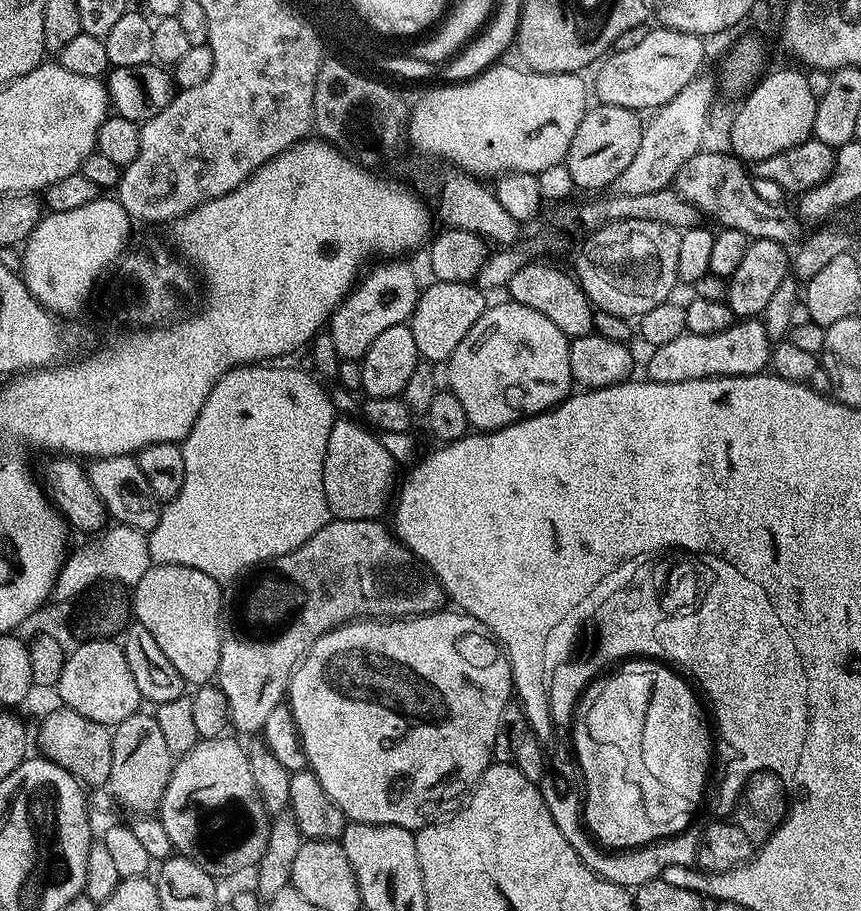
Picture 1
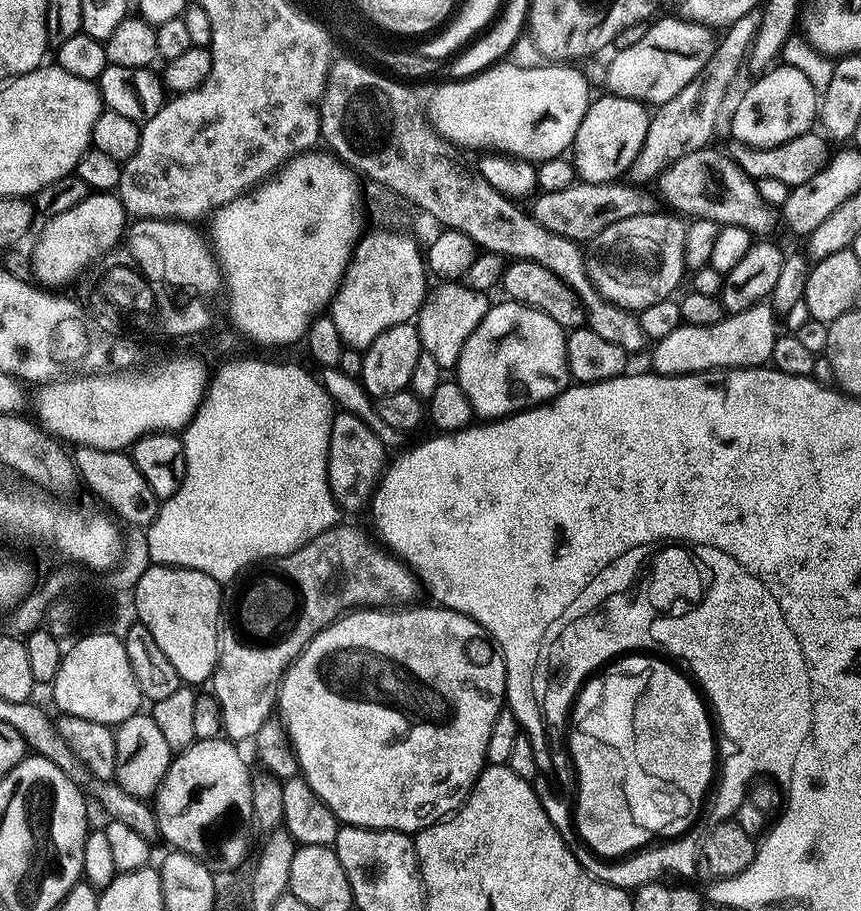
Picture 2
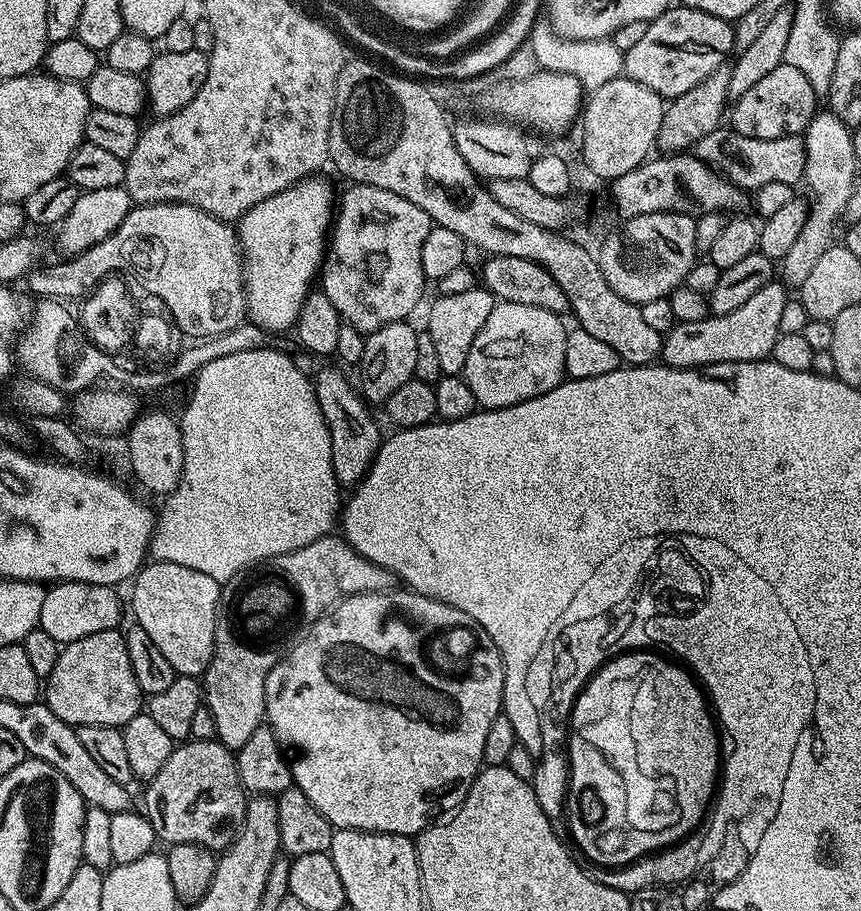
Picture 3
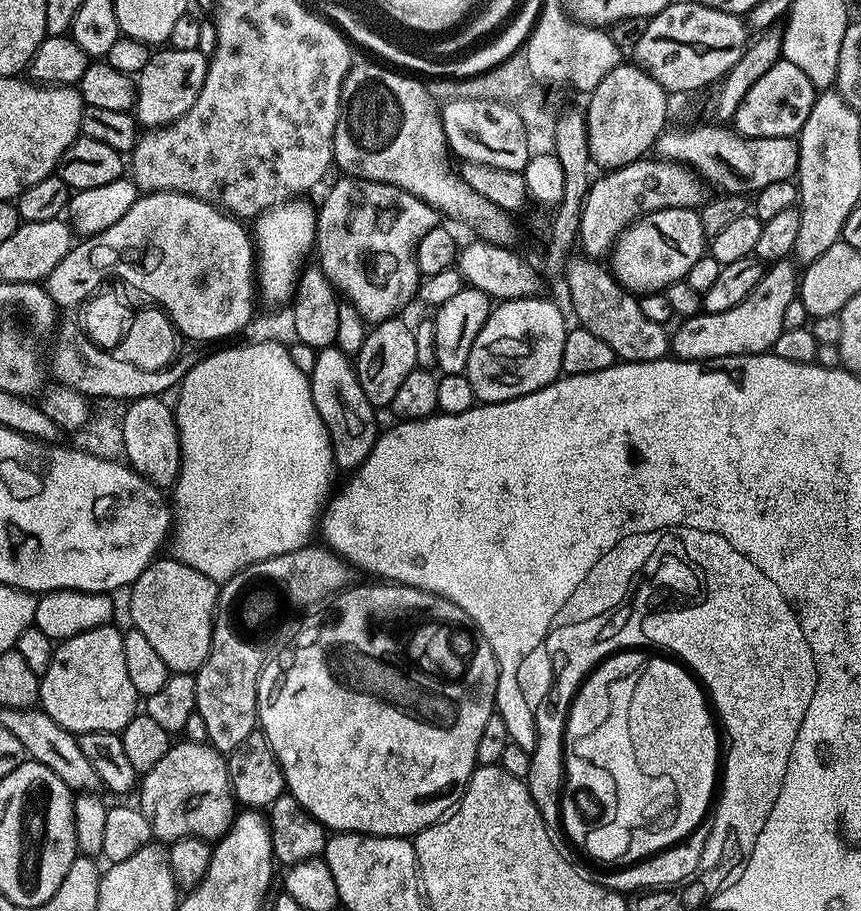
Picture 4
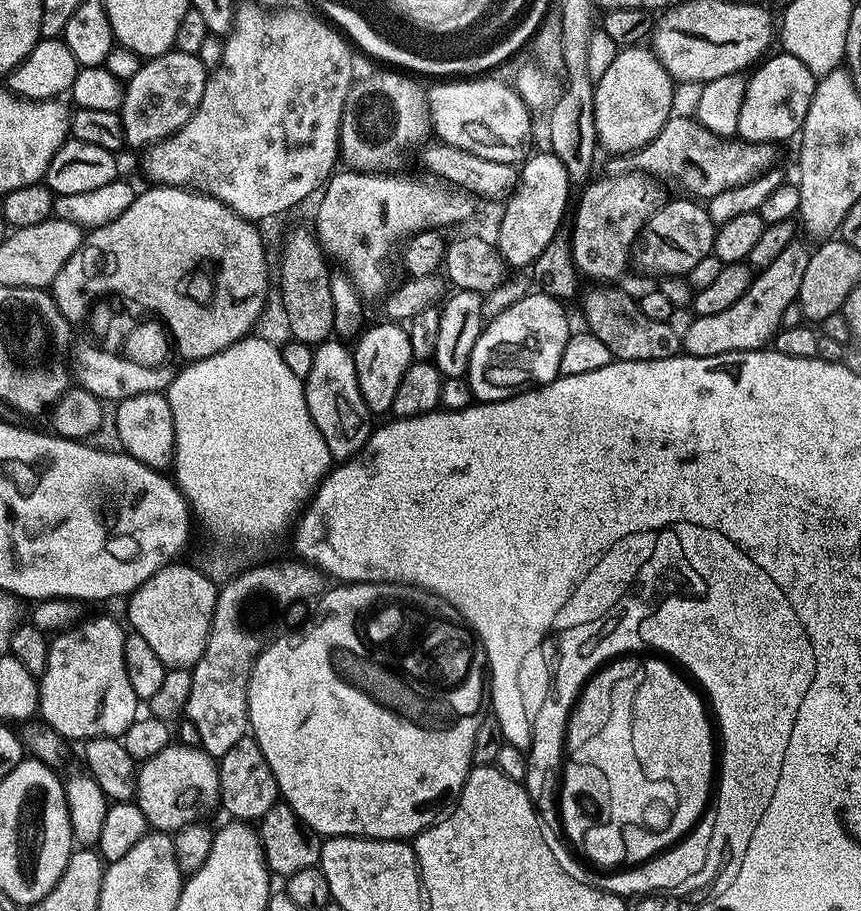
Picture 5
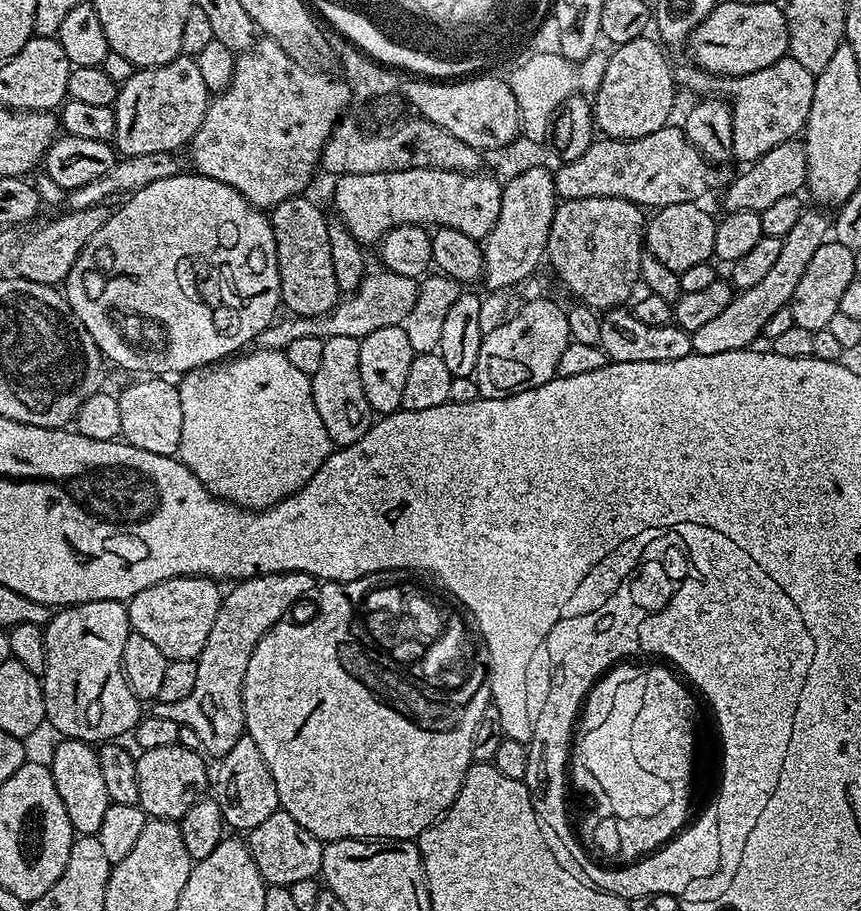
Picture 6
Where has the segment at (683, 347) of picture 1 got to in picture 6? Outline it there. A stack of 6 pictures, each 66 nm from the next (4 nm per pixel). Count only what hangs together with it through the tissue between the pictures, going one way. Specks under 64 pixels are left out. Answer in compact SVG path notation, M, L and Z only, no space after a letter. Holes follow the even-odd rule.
M805 210L802 218L790 229L782 240L782 251L774 261L774 266L754 286L737 291L733 295L730 306L722 310L722 314L716 315L710 322L691 329L692 351L697 356L706 354L726 354L737 352L743 348L752 348L756 339L764 336L764 327L778 310L791 305L794 290L798 290L798 281L802 279L802 273L806 271L806 265L818 246L826 243L830 236L830 216L824 212L812 212Z

